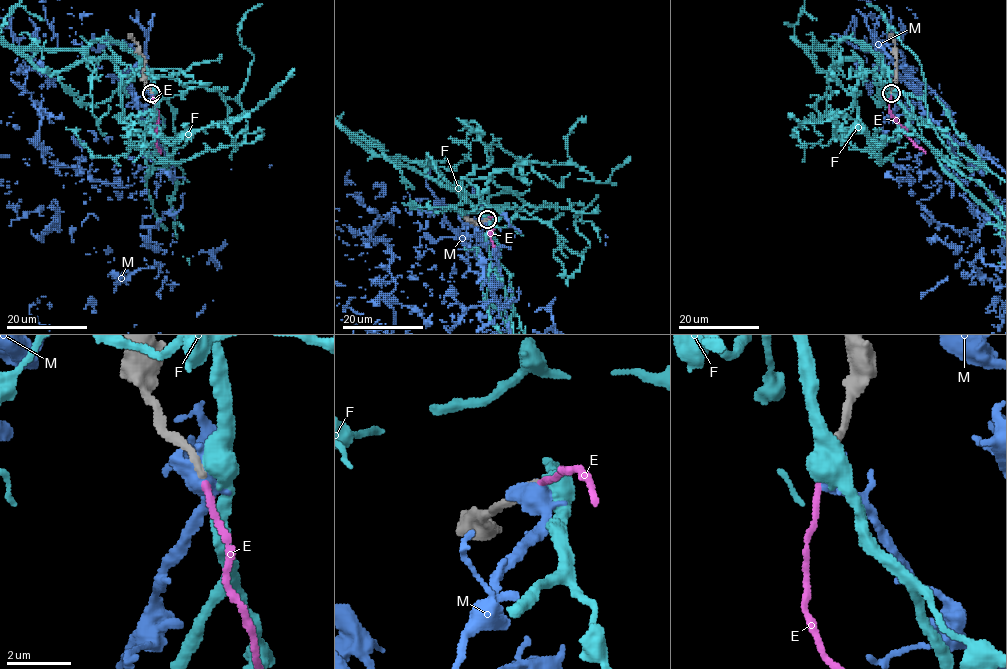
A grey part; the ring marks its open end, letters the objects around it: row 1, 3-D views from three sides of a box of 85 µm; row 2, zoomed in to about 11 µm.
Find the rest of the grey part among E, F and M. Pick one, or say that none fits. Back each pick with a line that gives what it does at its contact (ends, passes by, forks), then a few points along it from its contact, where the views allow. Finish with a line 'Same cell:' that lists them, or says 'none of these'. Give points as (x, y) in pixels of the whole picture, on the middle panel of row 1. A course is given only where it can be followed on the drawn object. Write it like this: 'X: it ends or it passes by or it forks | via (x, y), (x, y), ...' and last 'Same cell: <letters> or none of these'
E: it ends
Same cell: E

